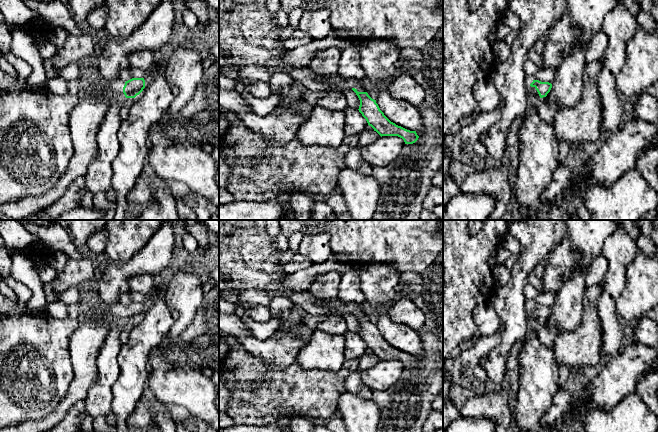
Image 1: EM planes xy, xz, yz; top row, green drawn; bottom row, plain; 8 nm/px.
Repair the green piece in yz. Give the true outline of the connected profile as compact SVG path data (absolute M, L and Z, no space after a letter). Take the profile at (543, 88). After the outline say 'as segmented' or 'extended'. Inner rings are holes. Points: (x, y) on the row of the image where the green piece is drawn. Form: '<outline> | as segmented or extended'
M530 79L528 81L528 94L531 102L537 101L539 98L546 97L552 88L549 82L541 82L539 80Z | extended

